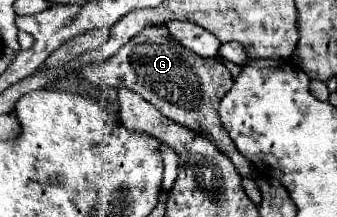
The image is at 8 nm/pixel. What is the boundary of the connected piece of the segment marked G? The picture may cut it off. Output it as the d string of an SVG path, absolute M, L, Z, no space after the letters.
M148 25L148 29L140 31L120 51L116 51L114 57L84 65L84 69L78 69L78 75L98 87L128 87L130 91L142 95L164 117L212 139L214 145L232 159L242 177L252 175L252 163L230 141L228 131L222 127L218 117L220 99L228 93L234 81L230 71L218 57L206 59L190 49L184 49L184 45L180 45L164 25Z

